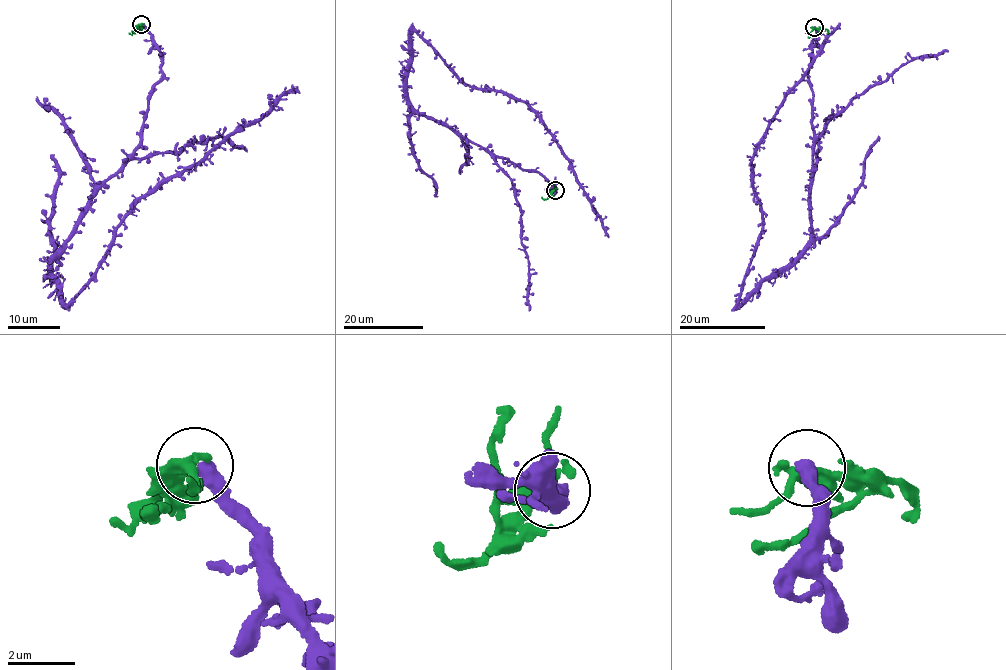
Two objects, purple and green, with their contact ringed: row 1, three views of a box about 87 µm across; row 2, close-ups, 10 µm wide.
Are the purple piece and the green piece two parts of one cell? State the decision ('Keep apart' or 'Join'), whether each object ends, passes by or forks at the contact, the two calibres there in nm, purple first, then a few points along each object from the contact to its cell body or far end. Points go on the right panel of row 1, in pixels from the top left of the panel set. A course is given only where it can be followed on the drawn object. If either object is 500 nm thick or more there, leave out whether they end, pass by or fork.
Keep apart. At the ring purple ends. At the ring green forks. Thickness 420 nm (purple) against 280 nm. Course of purple: (814, 26), (811, 232), (796, 260), (739, 304), (761, 229), (752, 160), (786, 97), (840, 23). Course of green: (815, 27), (827, 30), (826, 34)

